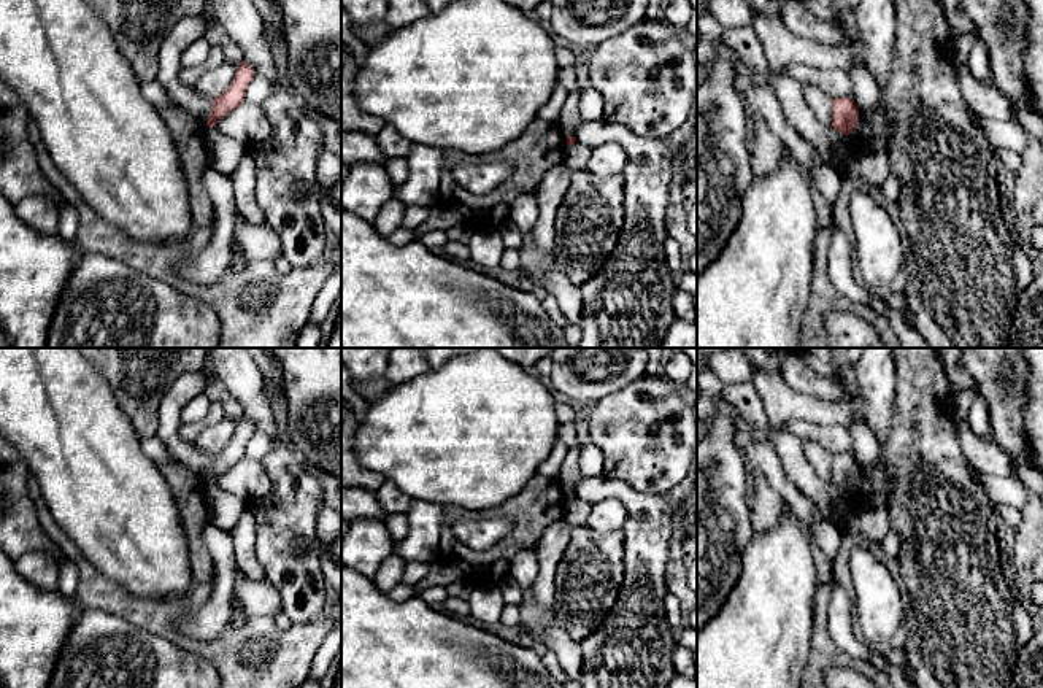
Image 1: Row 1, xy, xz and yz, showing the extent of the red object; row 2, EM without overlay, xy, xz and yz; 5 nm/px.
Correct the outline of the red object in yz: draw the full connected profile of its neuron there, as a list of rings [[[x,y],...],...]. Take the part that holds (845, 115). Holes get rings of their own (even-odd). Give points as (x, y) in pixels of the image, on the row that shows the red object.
[[[838,97],[832,100],[832,127],[849,135],[859,121],[859,110],[852,99]]]

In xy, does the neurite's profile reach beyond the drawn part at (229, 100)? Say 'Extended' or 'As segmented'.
As segmented

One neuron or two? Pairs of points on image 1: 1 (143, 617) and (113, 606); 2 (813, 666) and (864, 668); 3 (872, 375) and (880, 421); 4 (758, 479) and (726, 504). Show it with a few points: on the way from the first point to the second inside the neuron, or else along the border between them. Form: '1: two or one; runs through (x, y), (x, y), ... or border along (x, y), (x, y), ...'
1: one; runs through (135, 610), (121, 606)
2: one; runs through (826, 660), (851, 663)
3: one; runs through (875, 386), (877, 410)
4: two; border along (748, 466), (750, 487)

